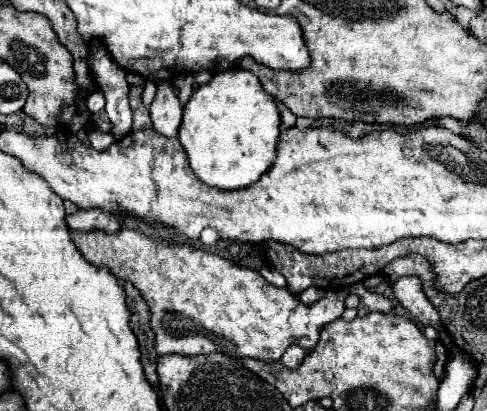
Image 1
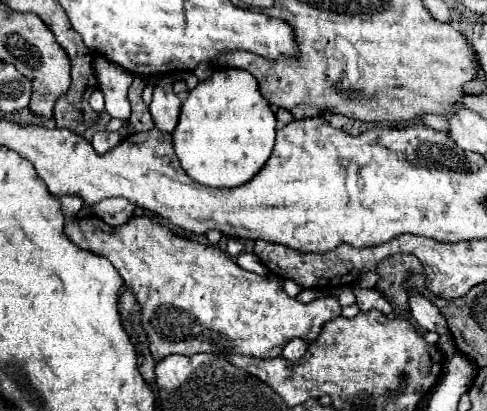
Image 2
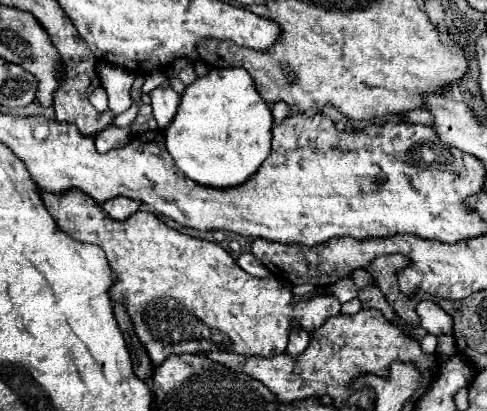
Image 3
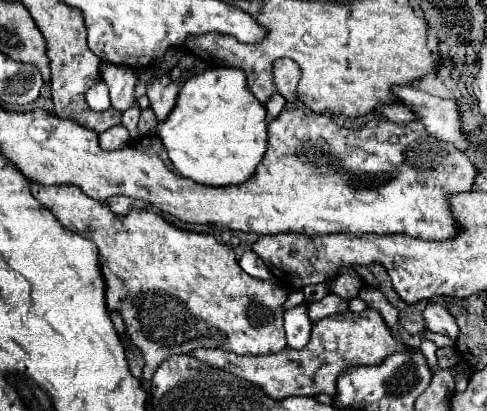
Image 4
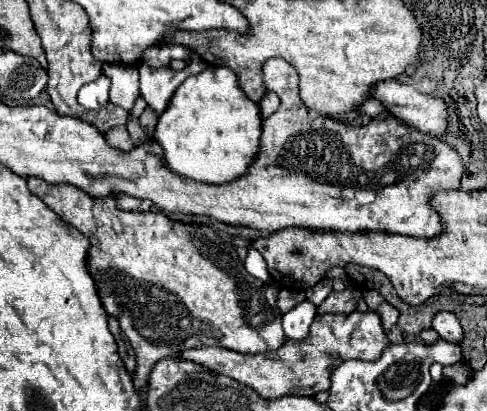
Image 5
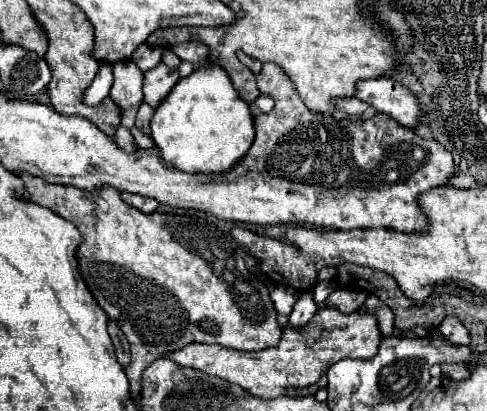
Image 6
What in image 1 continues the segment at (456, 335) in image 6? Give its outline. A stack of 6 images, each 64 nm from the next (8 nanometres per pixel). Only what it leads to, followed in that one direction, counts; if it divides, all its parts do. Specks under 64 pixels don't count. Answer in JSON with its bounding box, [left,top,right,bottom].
[392,276,442,330]

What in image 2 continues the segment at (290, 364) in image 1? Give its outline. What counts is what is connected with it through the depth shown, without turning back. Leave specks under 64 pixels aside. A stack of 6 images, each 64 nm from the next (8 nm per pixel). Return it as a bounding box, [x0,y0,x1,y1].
[282,338,308,362]

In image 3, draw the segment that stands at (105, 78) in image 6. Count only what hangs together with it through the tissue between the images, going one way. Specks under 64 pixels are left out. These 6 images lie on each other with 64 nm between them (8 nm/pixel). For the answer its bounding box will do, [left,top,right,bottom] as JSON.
[90,88,108,112]

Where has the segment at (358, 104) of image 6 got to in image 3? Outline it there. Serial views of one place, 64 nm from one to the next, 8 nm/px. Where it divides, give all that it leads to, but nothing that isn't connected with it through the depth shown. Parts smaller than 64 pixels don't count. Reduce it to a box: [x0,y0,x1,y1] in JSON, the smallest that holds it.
[406,110,434,126]

